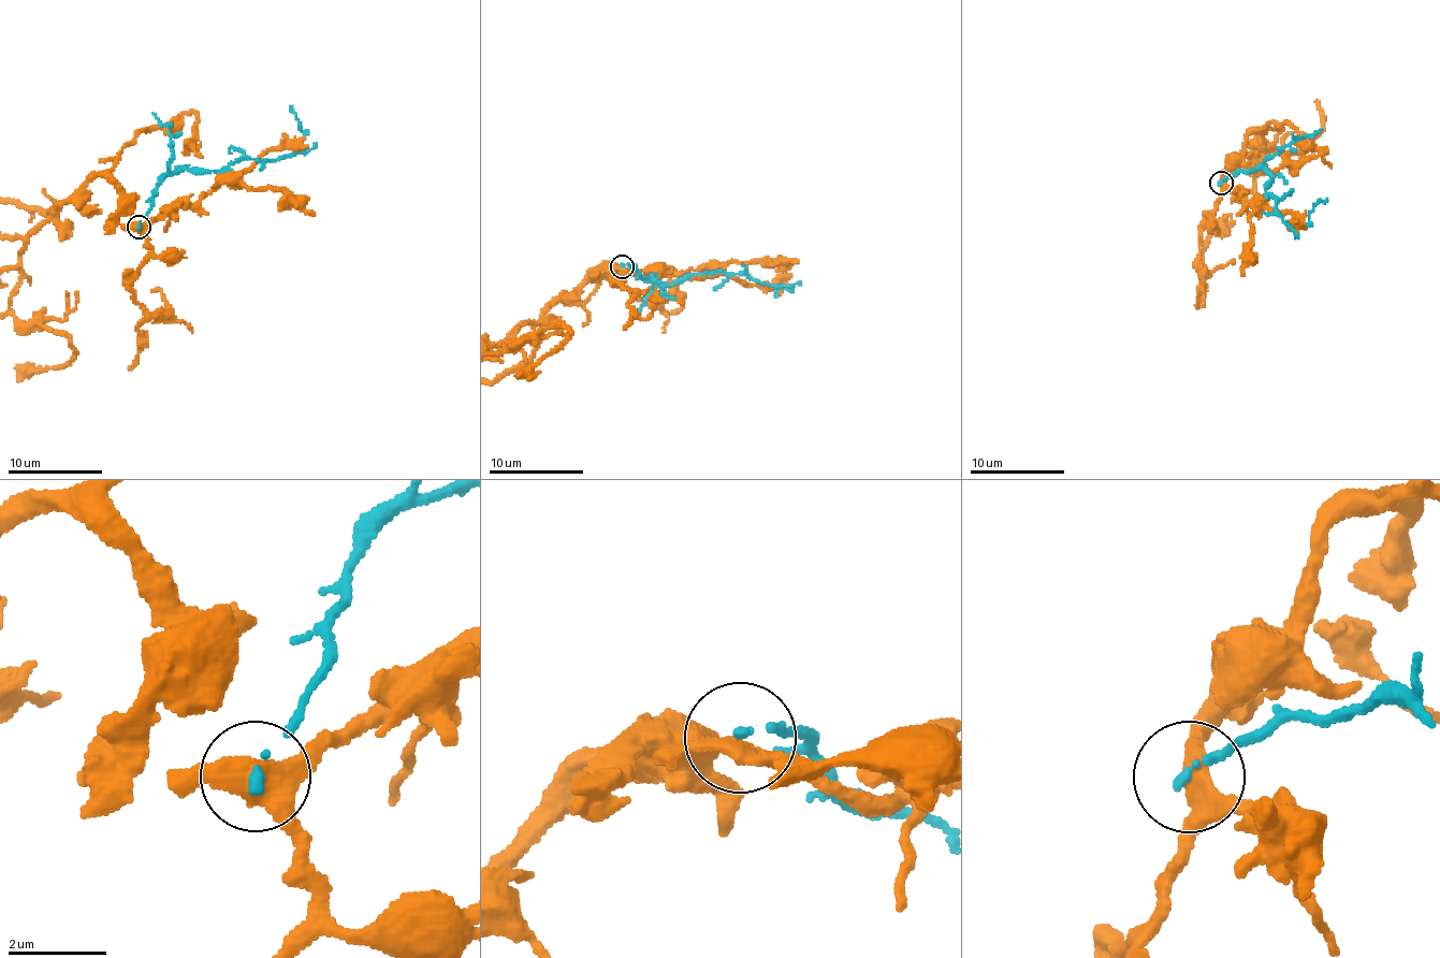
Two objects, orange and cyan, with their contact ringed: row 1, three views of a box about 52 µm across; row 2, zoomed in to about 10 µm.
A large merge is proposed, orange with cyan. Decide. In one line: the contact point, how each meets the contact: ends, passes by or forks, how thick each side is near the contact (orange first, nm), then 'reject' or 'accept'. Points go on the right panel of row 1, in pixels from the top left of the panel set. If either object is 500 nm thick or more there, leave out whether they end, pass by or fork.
at (1221, 183); orange forks there; cyan ends there; 360 nm thick on the orange side, 150 nm on the other; reject

